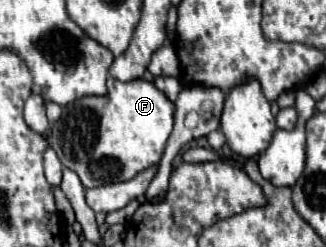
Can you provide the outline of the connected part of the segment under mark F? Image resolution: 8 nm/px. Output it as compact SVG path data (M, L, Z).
M108 78L108 92L104 96L82 96L62 108L60 120L52 124L48 142L58 154L60 162L80 176L84 188L96 188L110 182L126 182L132 180L140 170L160 162L166 140L174 128L174 112L174 102L152 82L146 82L144 78L130 82Z

